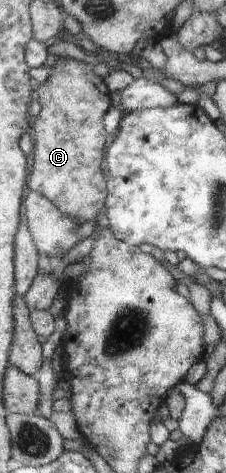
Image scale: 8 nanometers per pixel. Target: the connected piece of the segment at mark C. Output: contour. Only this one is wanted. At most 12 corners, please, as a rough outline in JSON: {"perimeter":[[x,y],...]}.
{"perimeter":[[92,64],[38,86],[26,188],[75,223],[107,197],[111,106]]}

